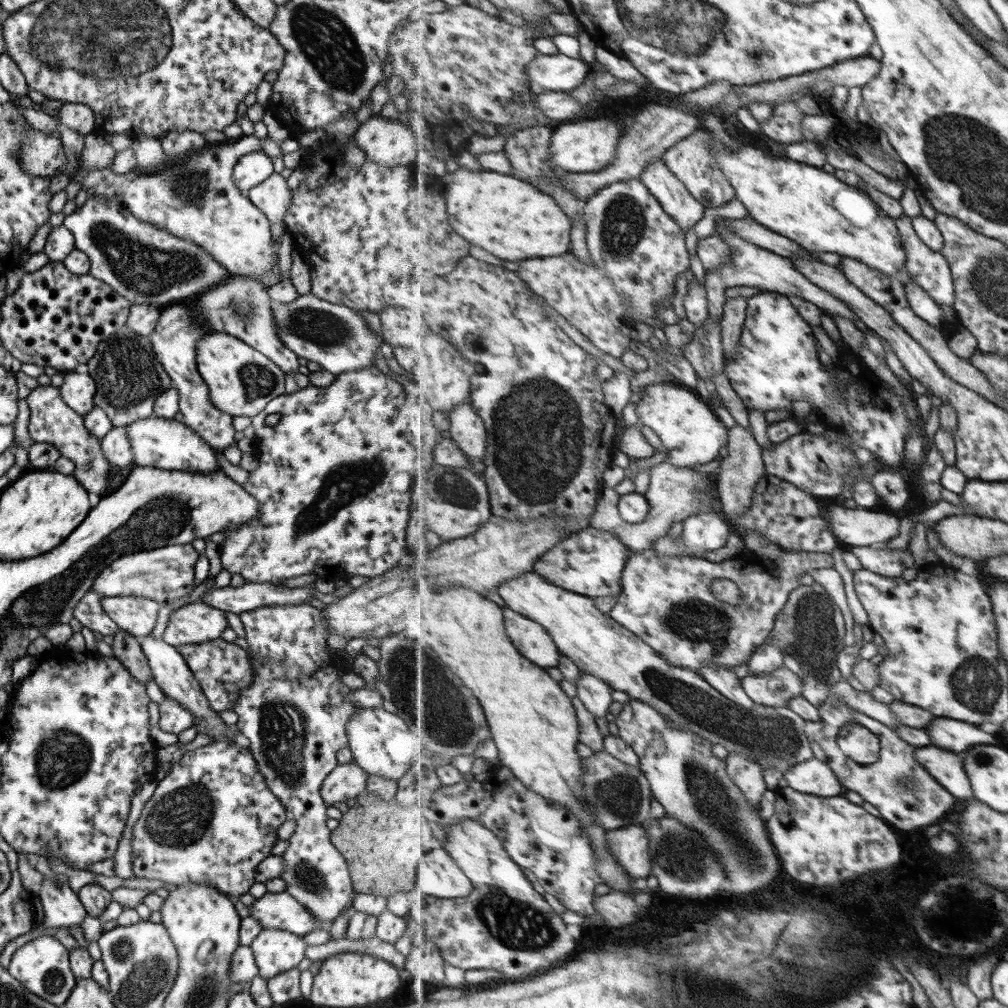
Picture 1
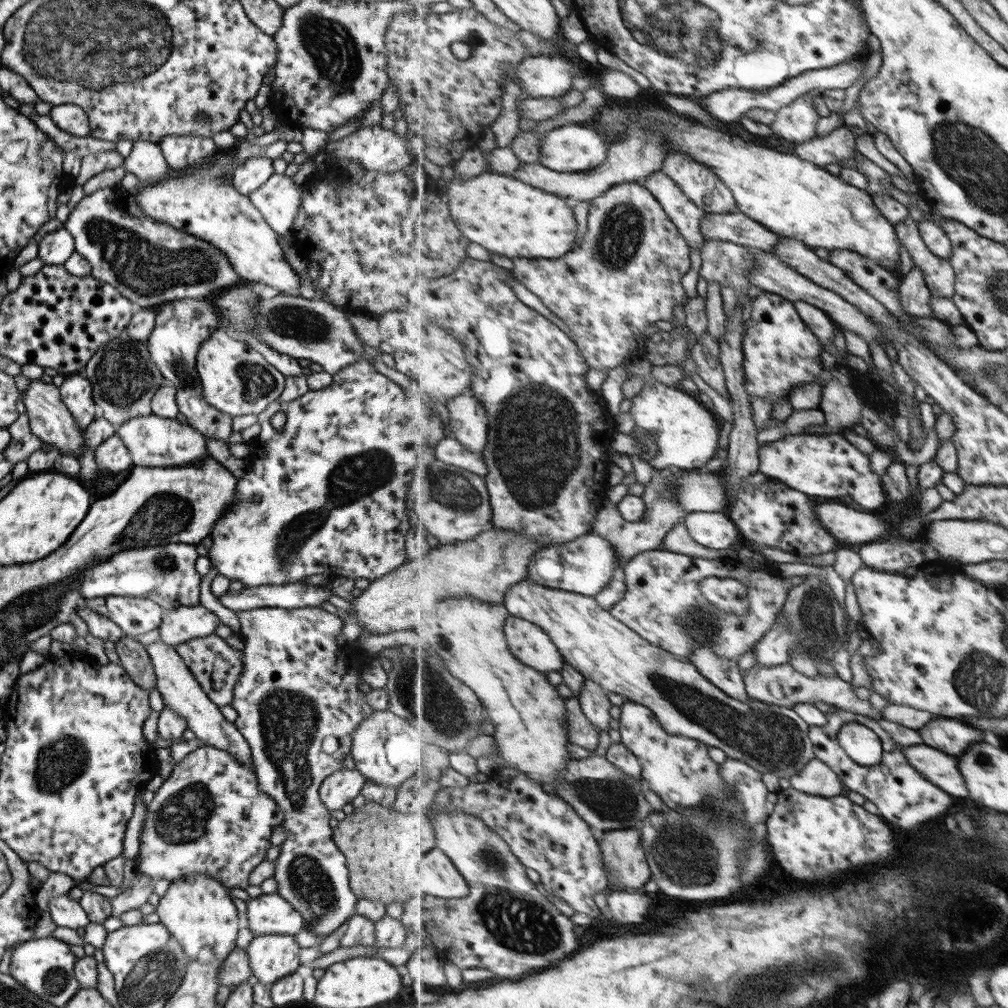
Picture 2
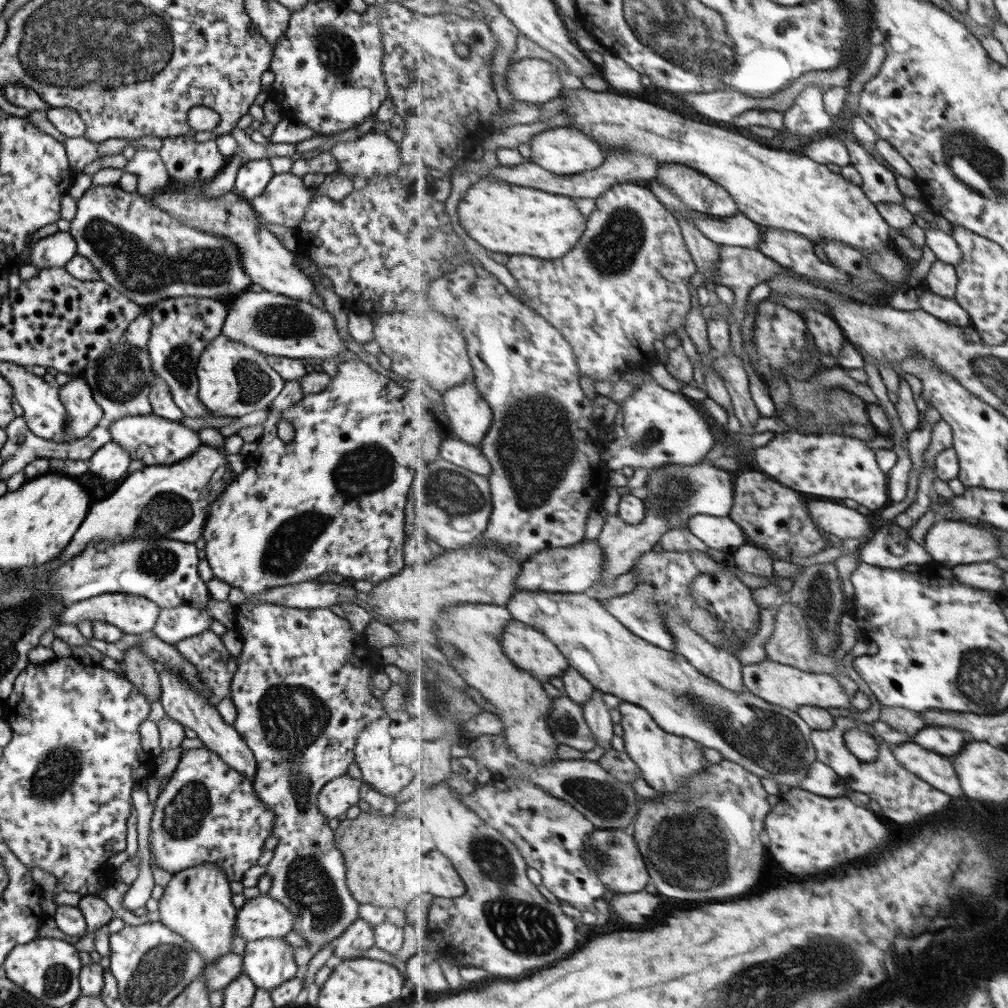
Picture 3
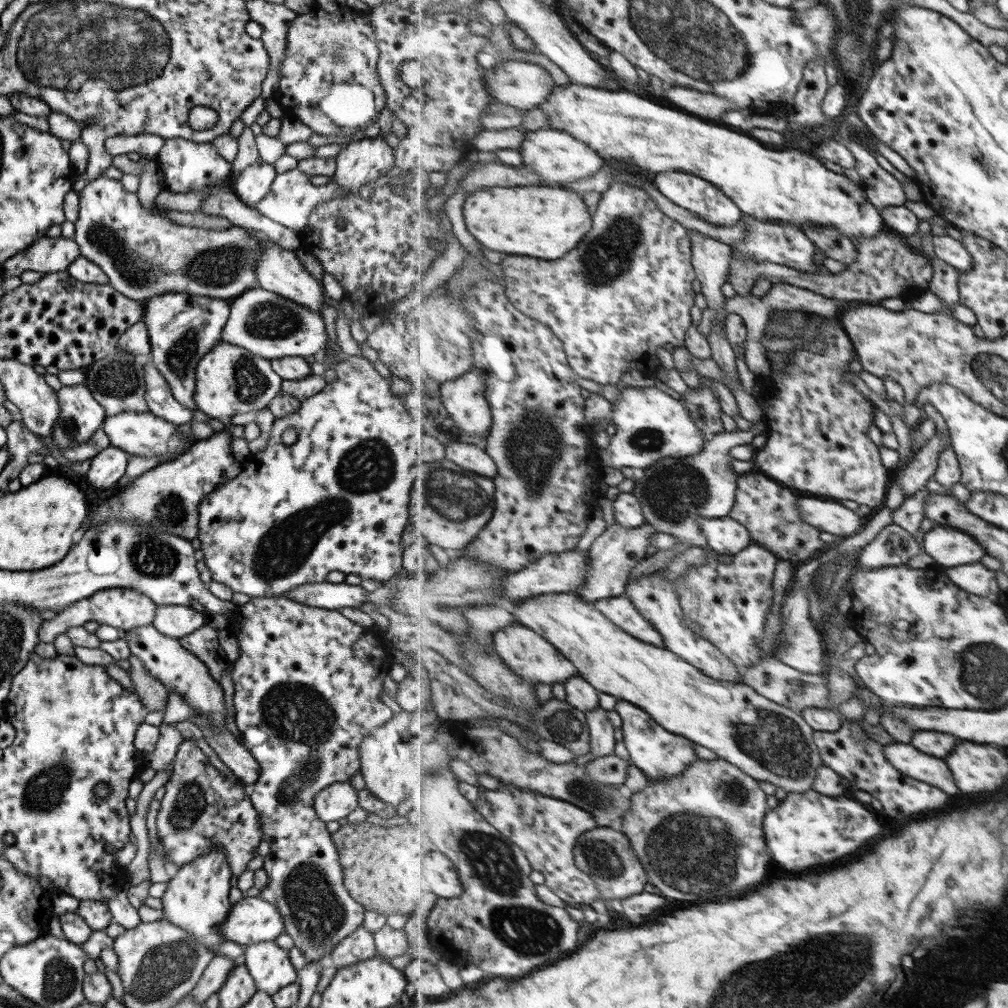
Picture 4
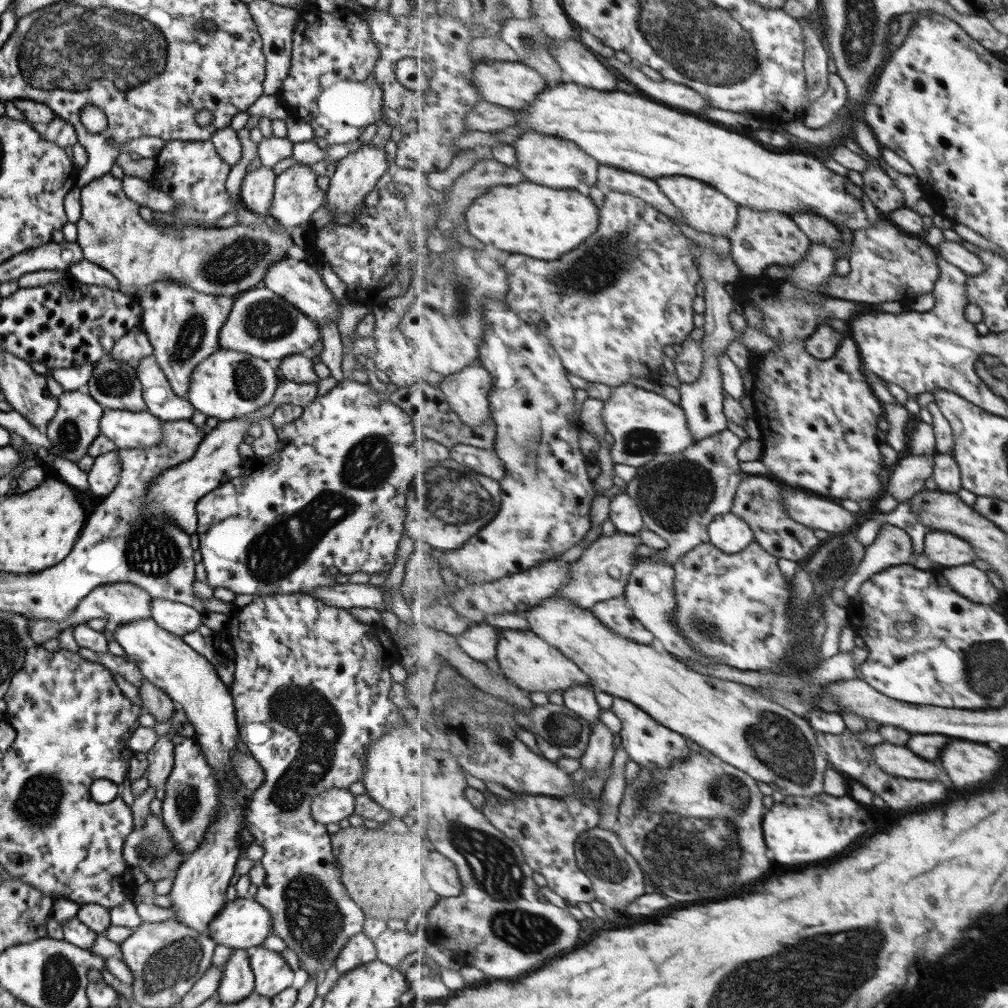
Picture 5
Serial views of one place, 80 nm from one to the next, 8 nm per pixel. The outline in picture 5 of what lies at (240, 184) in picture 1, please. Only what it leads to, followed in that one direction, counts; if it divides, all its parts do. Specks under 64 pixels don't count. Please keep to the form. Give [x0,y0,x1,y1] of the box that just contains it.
[239,166,275,217]

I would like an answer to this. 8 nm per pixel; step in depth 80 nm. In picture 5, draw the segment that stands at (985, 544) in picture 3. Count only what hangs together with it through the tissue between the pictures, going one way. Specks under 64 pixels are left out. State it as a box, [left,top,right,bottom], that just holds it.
[924,530,979,568]

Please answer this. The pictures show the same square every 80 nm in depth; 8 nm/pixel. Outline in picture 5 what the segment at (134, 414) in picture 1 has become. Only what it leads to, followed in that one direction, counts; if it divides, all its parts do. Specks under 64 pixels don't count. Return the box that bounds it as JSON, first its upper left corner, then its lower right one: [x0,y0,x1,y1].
[86,358,145,410]

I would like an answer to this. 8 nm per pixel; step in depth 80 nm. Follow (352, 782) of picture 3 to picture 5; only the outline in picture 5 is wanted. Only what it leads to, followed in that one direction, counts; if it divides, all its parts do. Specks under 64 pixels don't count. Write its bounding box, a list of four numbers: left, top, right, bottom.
[310,788,354,824]

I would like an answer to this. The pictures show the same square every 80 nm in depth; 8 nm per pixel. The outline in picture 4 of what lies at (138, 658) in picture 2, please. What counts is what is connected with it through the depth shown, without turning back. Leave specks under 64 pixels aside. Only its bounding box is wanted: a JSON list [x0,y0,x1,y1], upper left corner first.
[126,654,167,713]

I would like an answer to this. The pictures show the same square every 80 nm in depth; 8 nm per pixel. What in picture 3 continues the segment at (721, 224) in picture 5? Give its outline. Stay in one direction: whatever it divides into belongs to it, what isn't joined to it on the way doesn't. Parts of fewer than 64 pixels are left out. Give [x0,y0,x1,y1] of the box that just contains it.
[657,162,740,219]

